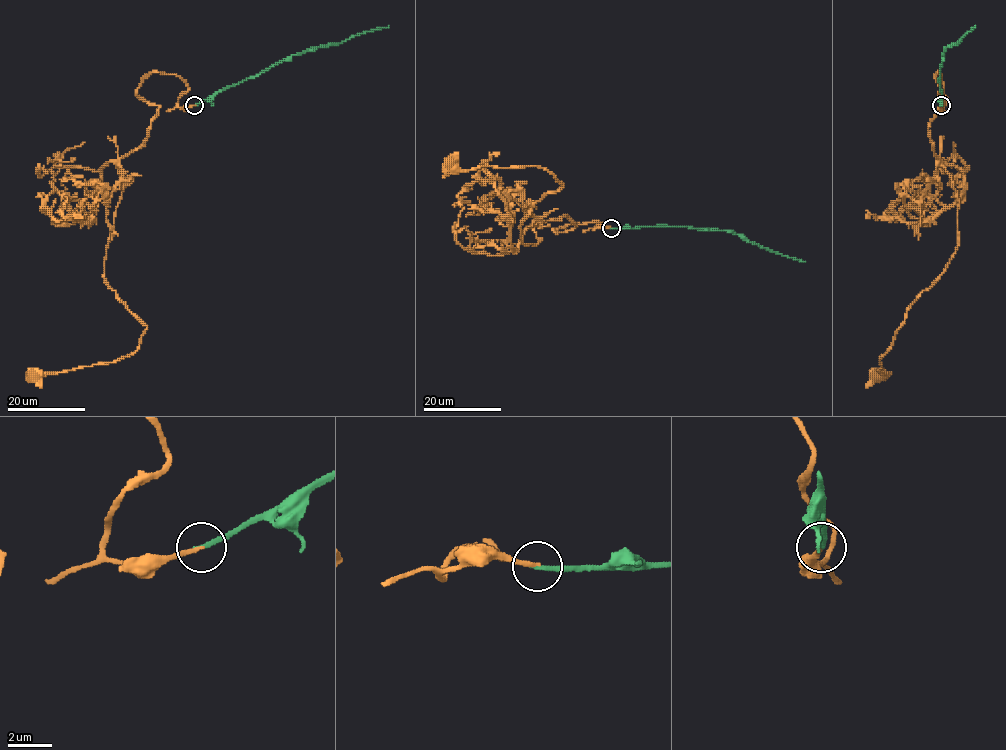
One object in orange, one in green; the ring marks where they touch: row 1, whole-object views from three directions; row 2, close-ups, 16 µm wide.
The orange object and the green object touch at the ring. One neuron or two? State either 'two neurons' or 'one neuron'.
one neuron

